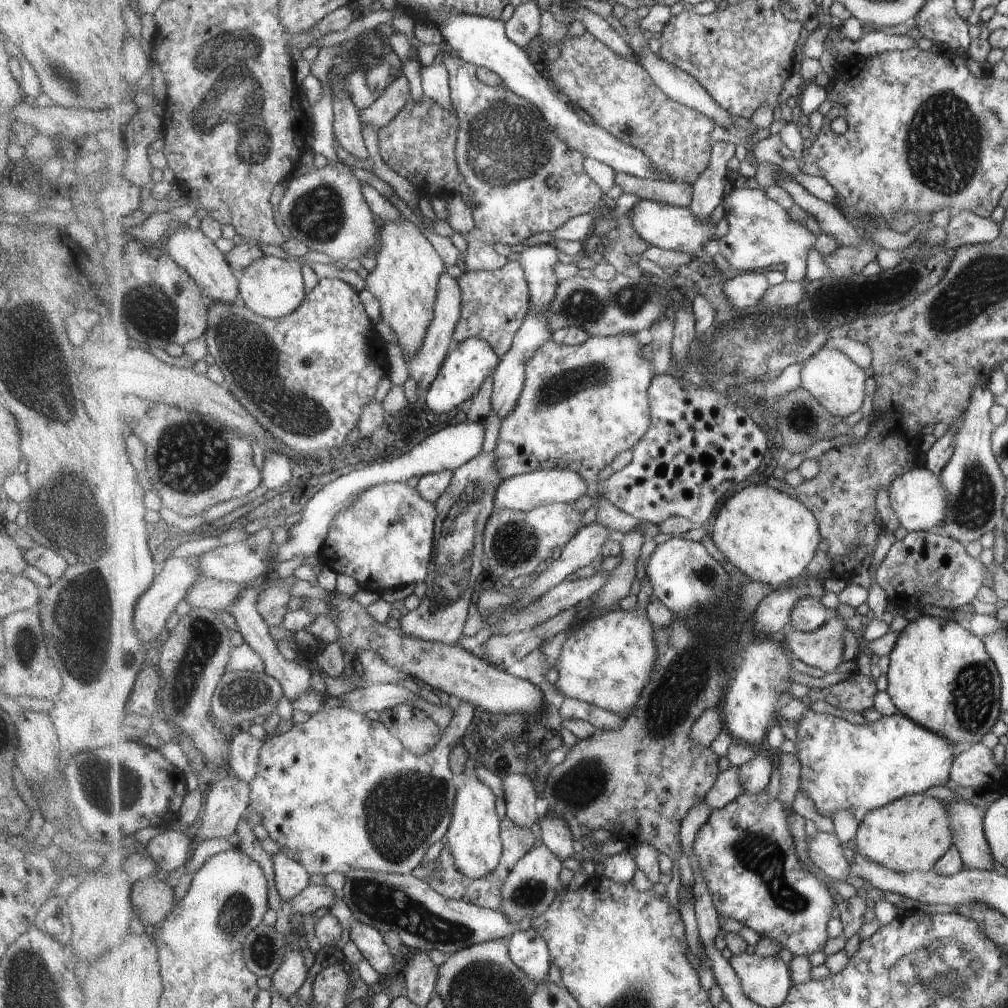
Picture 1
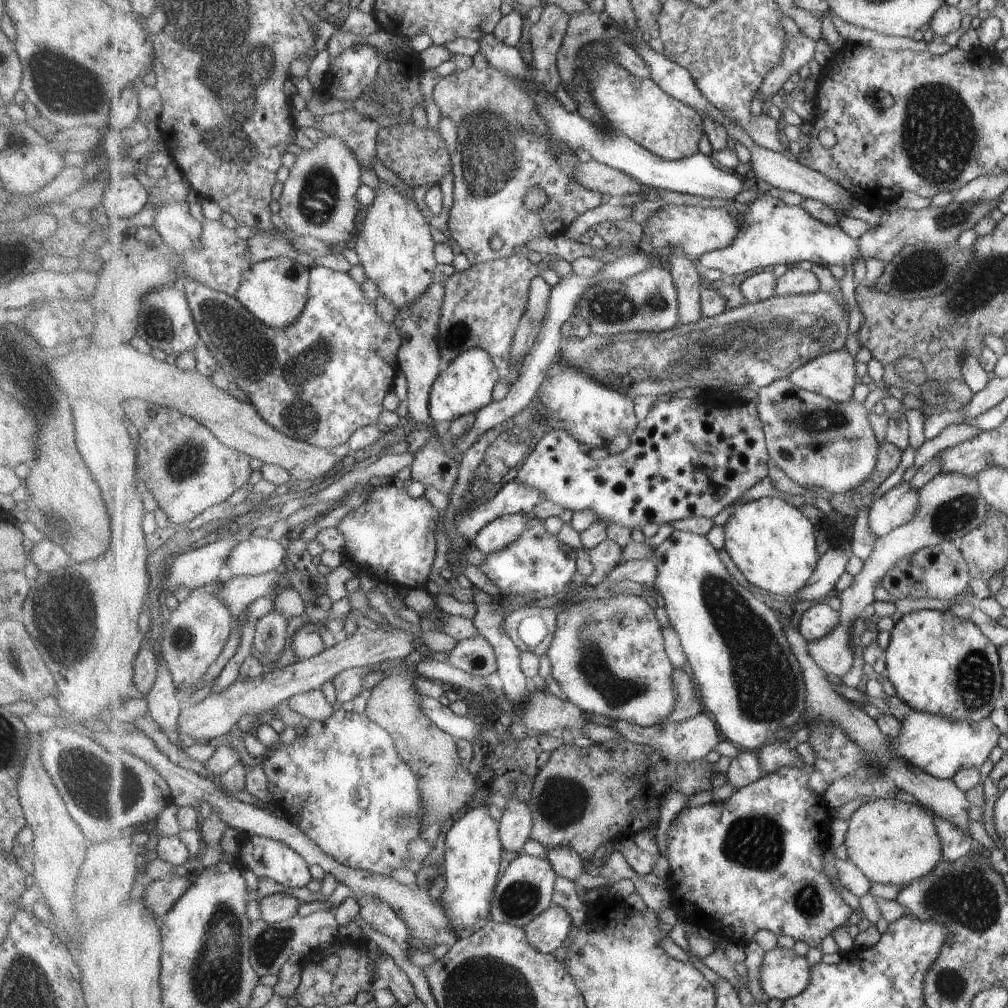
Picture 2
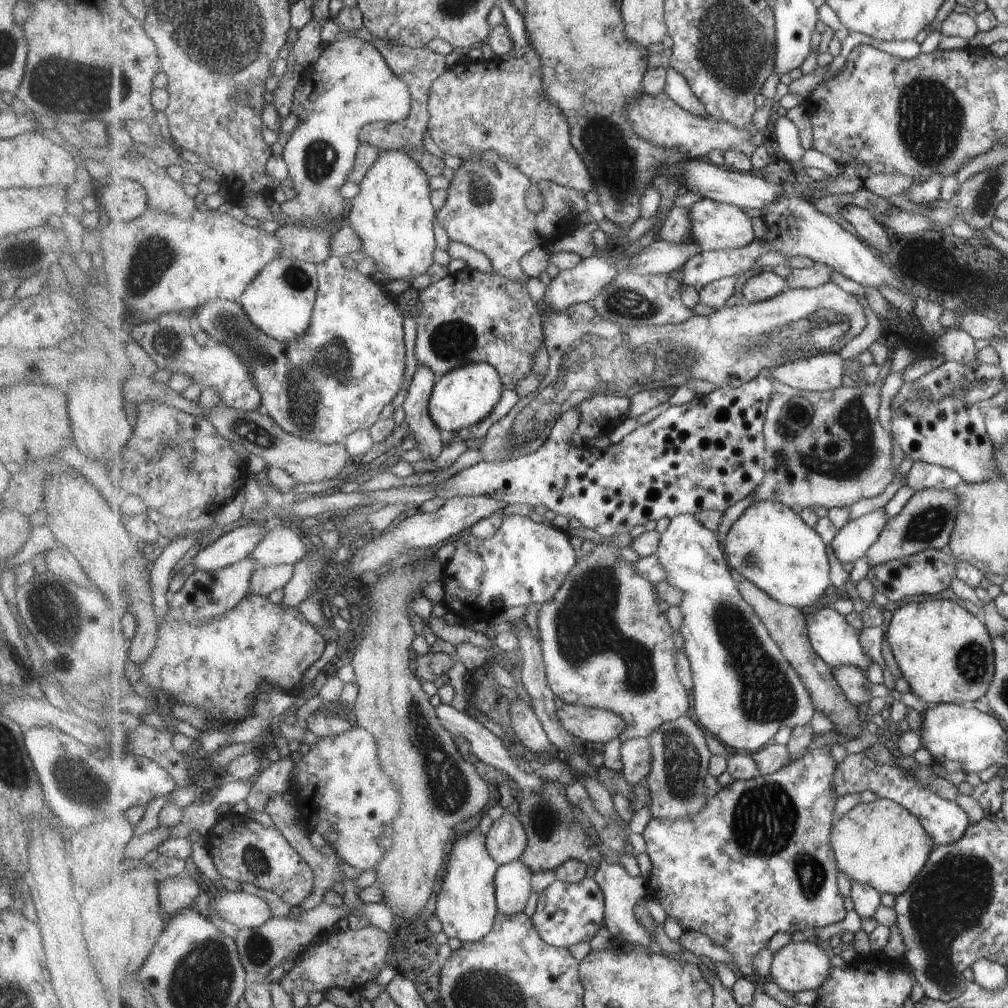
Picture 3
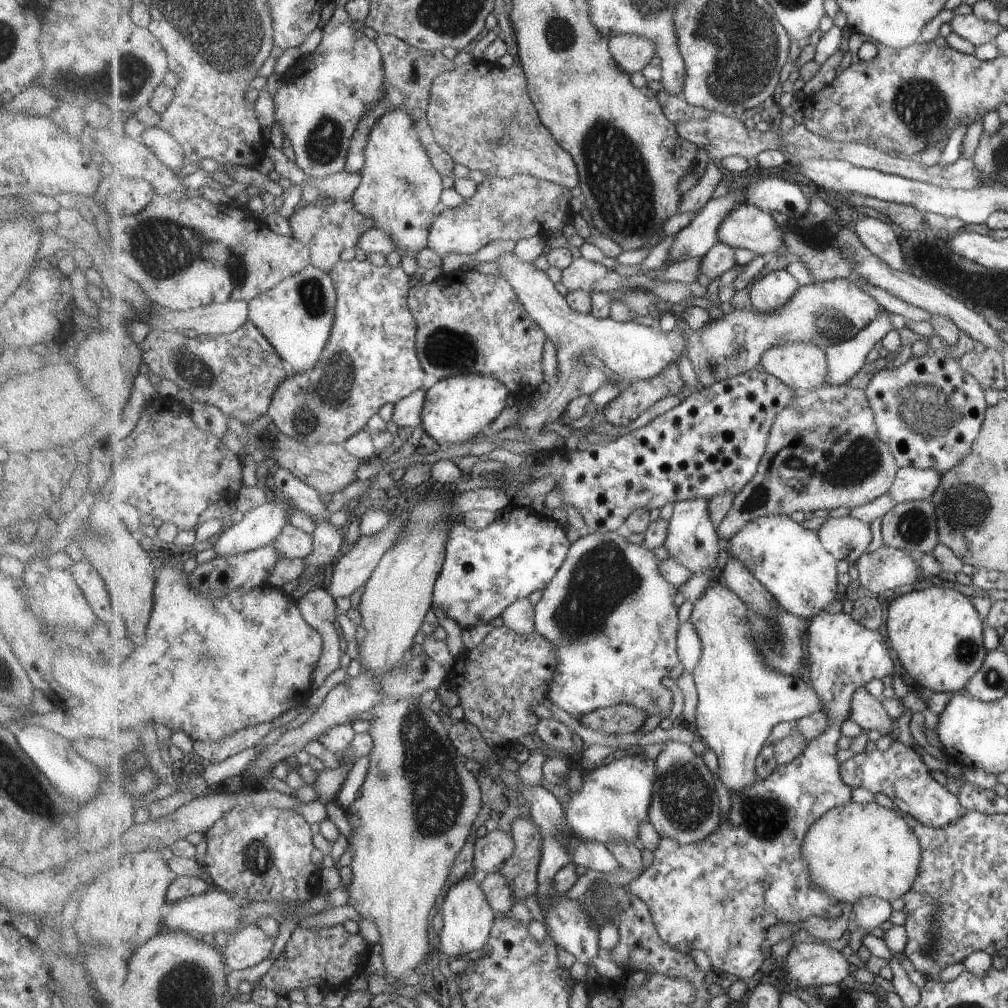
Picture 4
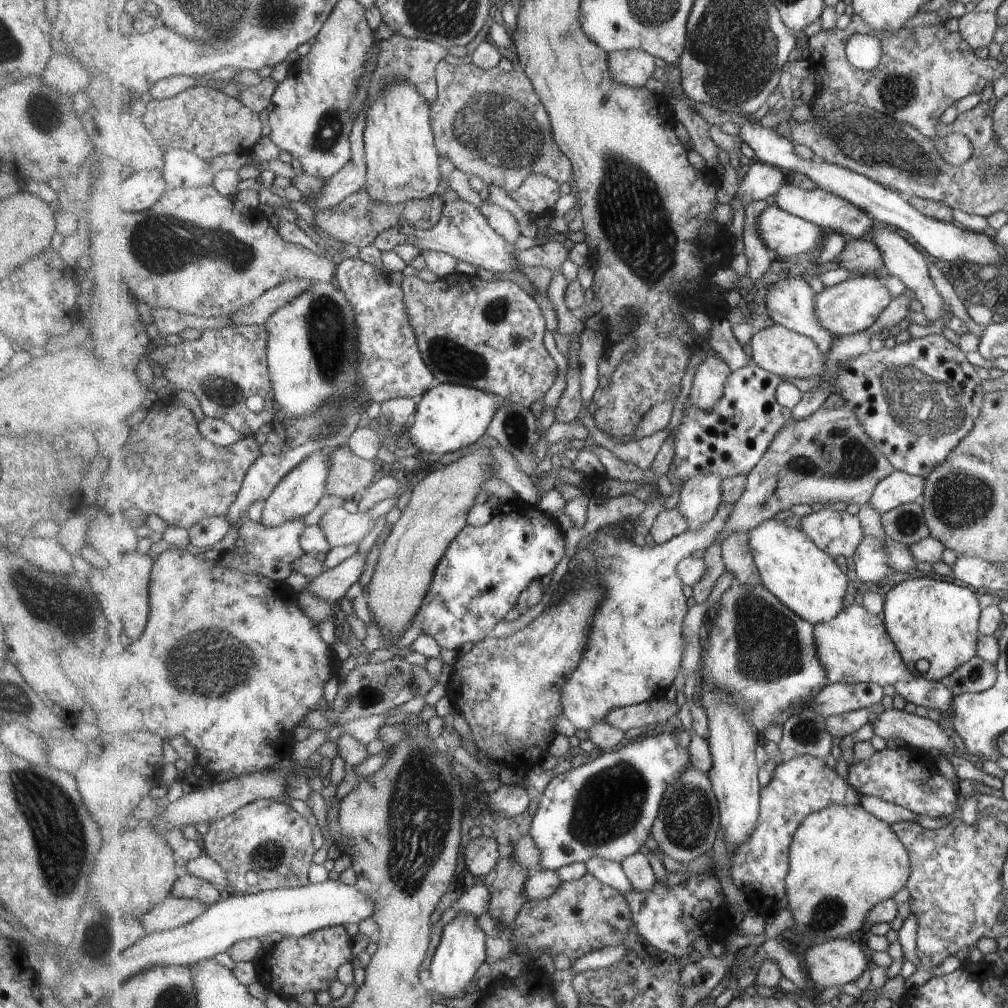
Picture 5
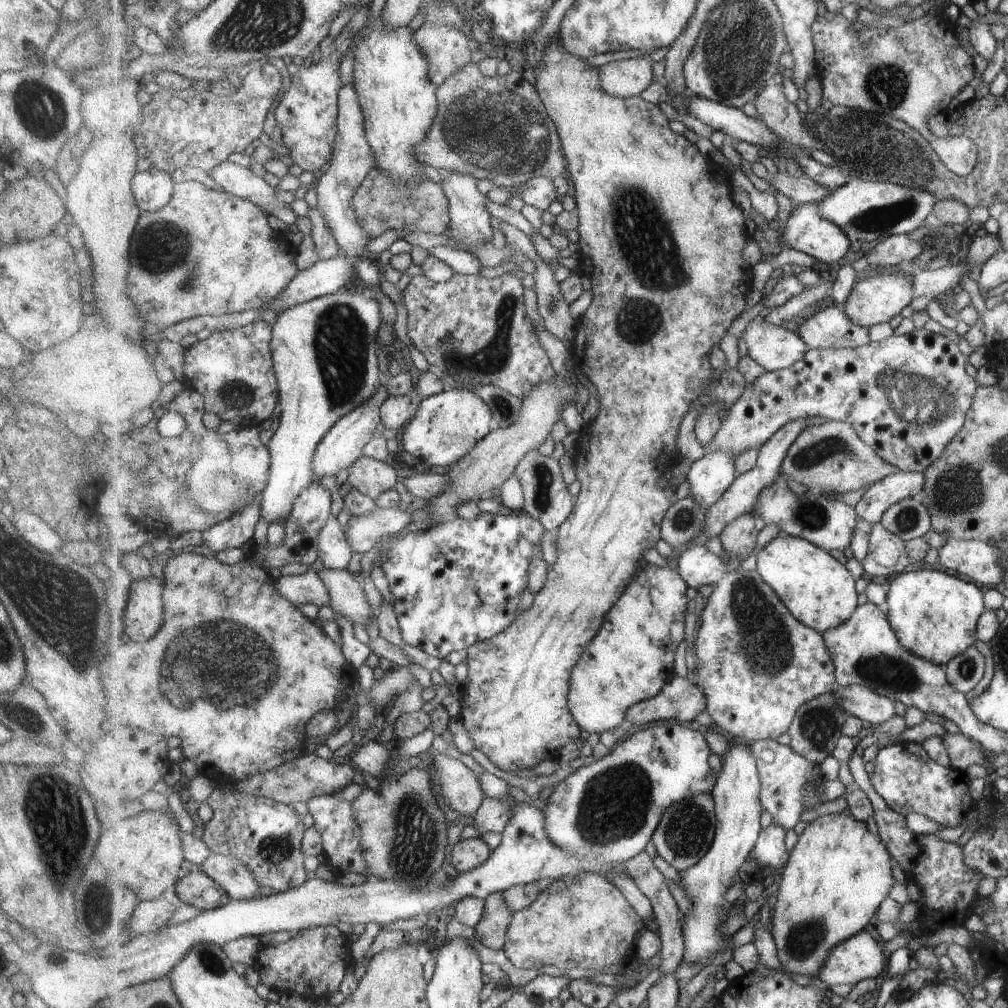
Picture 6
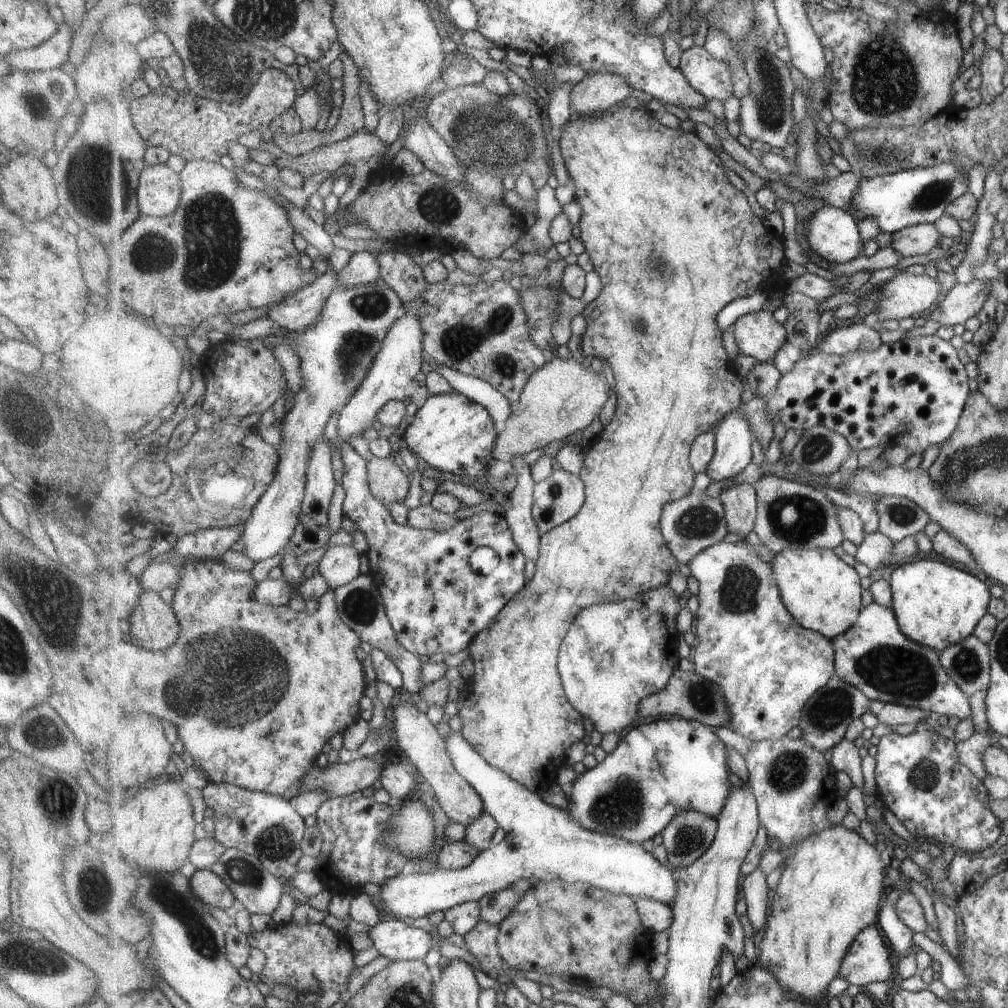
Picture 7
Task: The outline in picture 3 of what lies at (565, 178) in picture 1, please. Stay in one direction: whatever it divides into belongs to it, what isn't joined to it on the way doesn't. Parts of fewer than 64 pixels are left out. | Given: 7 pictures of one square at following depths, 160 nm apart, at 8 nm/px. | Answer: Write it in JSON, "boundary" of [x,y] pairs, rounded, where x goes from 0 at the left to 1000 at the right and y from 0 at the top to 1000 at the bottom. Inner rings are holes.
{"boundary":[[[491,148],[473,150],[466,158],[457,159],[456,166],[451,169],[443,188],[441,204],[435,209],[434,219],[447,239],[479,250],[493,271],[522,280],[526,274],[519,268],[519,254],[531,244],[542,244],[565,233],[571,227],[572,214],[582,210],[585,204],[579,190],[549,180],[537,180],[534,187],[539,195],[539,206],[529,212],[521,200],[525,185],[525,176],[496,151]]]}

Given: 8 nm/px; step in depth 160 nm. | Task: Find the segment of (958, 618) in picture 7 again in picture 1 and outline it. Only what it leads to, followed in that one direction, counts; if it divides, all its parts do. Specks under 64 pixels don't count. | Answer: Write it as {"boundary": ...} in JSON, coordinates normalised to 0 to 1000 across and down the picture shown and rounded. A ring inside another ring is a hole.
{"boundary":[[[913,609],[909,615],[902,616],[892,629],[888,645],[884,647],[879,684],[893,708],[898,708],[910,718],[916,718],[924,726],[932,726],[953,743],[972,738],[975,730],[985,724],[985,720],[993,711],[994,694],[994,674],[991,665],[974,633],[969,633],[959,624],[959,621],[951,616],[934,615],[930,611],[920,609]]]}

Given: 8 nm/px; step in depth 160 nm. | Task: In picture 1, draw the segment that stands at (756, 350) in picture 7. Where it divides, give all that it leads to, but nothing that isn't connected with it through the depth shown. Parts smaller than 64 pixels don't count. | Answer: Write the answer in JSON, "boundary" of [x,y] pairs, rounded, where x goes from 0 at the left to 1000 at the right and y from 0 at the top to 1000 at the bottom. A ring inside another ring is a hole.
{"boundary":[[[818,345],[811,349],[795,366],[794,377],[794,383],[809,393],[828,414],[838,415],[843,411],[848,411],[858,399],[860,371],[834,347]]]}

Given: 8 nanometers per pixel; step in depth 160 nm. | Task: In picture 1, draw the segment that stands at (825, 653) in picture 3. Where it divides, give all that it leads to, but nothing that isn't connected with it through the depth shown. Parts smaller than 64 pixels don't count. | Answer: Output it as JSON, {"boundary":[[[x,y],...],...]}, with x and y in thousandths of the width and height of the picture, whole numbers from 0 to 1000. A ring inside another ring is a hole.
{"boundary":[[[797,593],[787,603],[784,624],[805,628],[815,623],[824,613],[824,607],[814,599],[813,593]]]}

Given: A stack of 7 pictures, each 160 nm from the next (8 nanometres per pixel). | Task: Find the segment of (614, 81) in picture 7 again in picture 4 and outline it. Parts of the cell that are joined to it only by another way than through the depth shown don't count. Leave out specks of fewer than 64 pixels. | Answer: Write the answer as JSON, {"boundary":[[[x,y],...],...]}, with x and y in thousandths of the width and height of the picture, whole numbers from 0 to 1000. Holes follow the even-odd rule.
{"boundary":[[[610,32],[603,42],[608,58],[624,75],[630,71],[639,72],[645,67],[646,60],[652,56],[652,46],[636,36]]]}

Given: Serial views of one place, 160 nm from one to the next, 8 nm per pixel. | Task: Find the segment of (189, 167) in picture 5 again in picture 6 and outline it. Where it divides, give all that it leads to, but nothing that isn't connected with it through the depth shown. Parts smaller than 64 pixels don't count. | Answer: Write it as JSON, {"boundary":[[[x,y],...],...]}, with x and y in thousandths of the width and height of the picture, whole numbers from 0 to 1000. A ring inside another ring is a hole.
{"boundary":[[[221,161],[215,167],[207,169],[206,180],[216,183],[225,191],[232,194],[249,198],[259,207],[266,209],[269,214],[284,223],[294,222],[297,213],[286,206],[286,202],[277,198],[273,188],[261,177],[253,175],[246,166],[231,163],[231,161]]]}

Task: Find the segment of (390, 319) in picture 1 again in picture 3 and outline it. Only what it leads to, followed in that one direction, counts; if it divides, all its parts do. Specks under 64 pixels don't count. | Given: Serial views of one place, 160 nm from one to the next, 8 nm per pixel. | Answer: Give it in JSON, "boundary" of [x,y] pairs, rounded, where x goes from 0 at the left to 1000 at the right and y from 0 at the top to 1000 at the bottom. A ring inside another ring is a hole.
{"boundary":[[[398,149],[380,150],[376,159],[367,167],[359,189],[348,199],[345,216],[350,228],[357,234],[361,254],[368,256],[373,268],[379,270],[384,279],[404,278],[407,282],[412,274],[424,270],[430,262],[434,246],[432,236],[432,209],[429,201],[429,189],[425,172],[419,168],[404,152]]]}

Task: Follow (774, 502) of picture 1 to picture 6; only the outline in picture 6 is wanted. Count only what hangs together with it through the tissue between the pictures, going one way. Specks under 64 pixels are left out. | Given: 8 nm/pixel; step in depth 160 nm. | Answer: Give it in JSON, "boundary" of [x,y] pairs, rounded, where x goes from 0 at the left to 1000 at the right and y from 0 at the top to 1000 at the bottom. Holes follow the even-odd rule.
{"boundary":[[[773,529],[753,547],[751,565],[787,611],[812,627],[832,623],[852,601],[849,572],[822,547],[797,534]]]}

